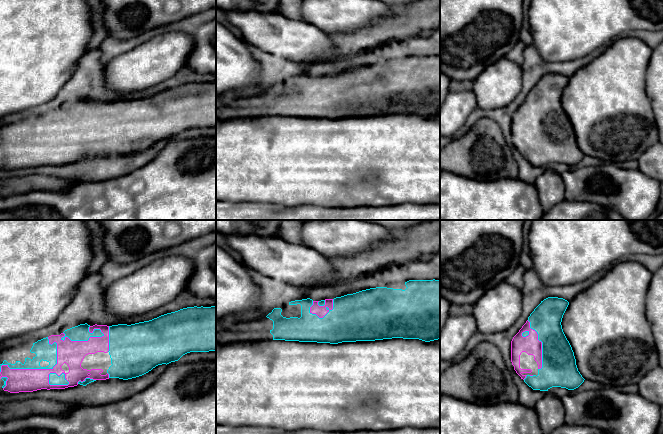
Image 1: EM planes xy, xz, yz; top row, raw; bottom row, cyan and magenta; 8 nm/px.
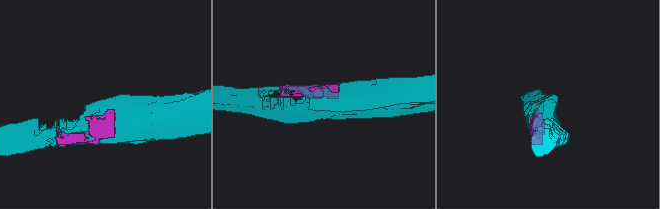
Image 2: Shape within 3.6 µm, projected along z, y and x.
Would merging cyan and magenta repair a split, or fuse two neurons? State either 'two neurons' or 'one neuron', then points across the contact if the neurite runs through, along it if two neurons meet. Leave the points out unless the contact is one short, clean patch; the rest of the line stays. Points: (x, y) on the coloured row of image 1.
one neuron

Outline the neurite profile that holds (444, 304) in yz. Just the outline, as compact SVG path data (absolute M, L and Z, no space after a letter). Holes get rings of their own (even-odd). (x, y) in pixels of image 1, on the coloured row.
M440 295L440 332L449 317L449 309L451 304Z

